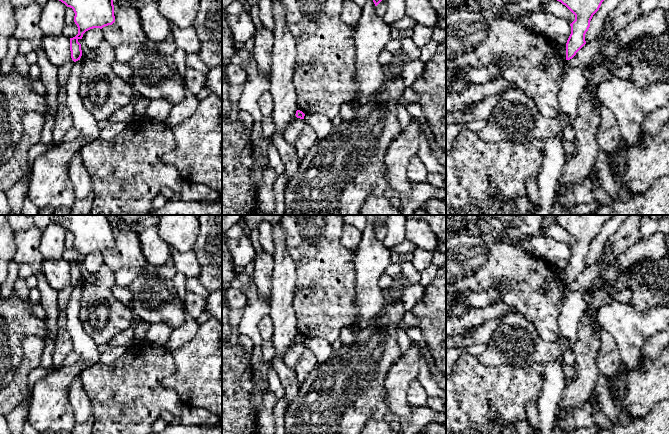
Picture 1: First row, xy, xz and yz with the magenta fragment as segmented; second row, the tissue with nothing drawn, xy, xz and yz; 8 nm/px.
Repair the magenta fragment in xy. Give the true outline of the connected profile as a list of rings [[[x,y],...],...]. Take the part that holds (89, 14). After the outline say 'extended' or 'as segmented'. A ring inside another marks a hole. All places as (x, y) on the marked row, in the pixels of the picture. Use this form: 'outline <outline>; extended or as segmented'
outline [[[59,0],[67,7],[73,9],[75,16],[74,22],[78,27],[78,34],[70,38],[71,58],[74,62],[80,60],[82,56],[81,44],[78,42],[82,39],[83,34],[93,28],[102,29],[105,26],[112,25],[115,22],[113,0]]]; as segmented

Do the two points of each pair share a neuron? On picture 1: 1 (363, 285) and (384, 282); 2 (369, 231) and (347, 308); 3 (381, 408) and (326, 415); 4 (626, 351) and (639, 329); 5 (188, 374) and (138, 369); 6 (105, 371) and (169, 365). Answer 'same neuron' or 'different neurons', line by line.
1: different neurons
2: different neurons
3: same neuron
4: same neuron
5: different neurons
6: same neuron

